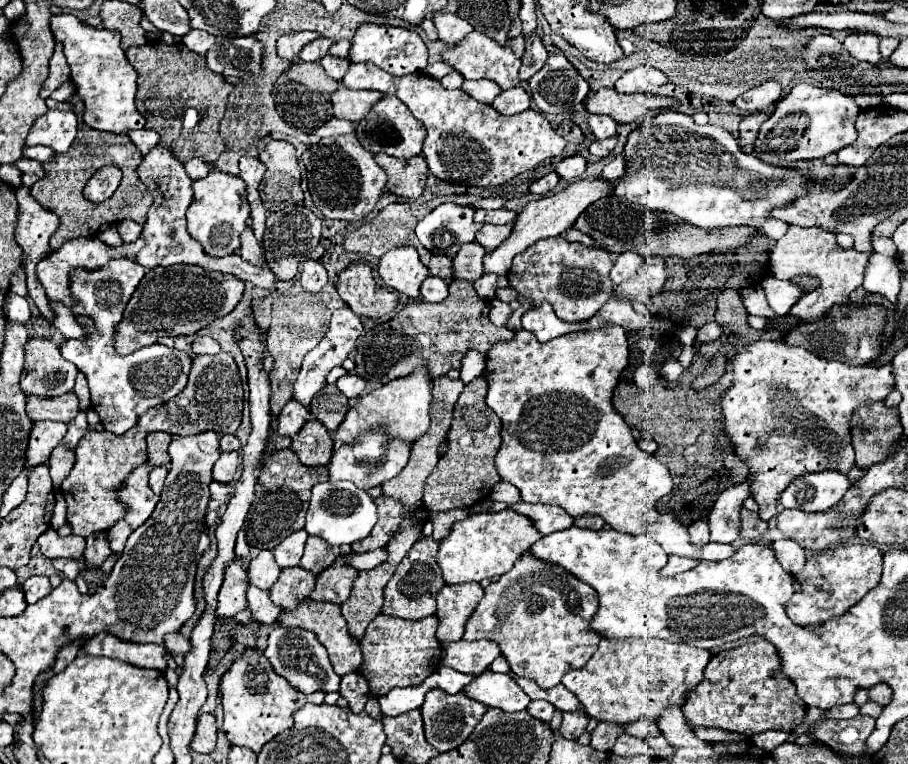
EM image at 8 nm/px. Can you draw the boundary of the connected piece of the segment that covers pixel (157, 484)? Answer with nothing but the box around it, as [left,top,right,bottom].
[148,466,168,494]

